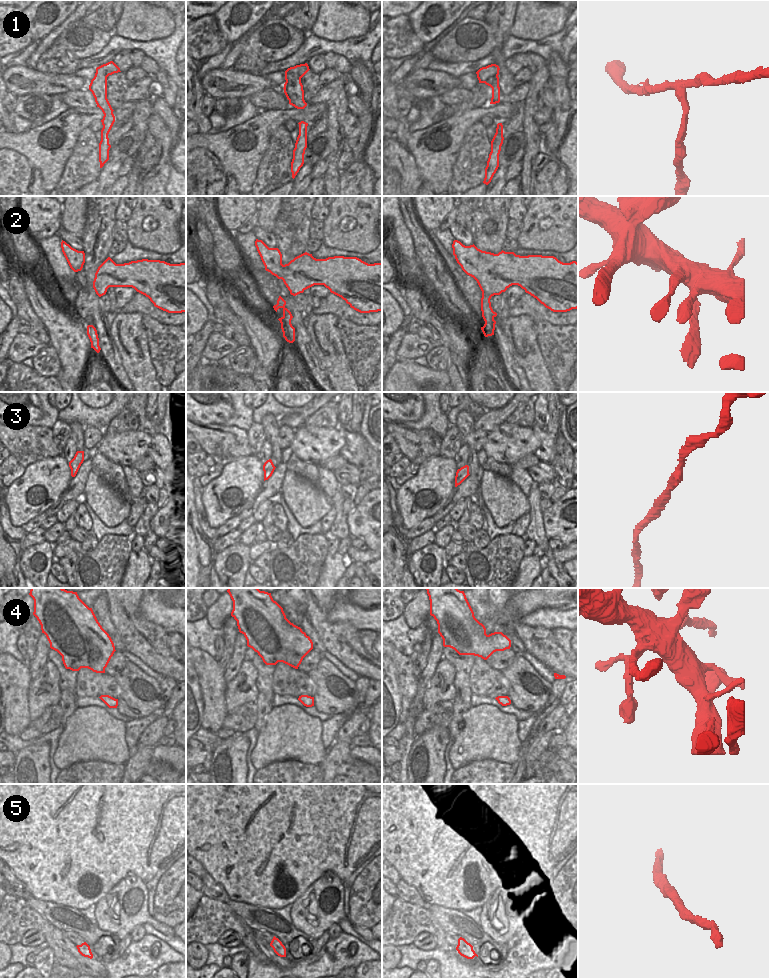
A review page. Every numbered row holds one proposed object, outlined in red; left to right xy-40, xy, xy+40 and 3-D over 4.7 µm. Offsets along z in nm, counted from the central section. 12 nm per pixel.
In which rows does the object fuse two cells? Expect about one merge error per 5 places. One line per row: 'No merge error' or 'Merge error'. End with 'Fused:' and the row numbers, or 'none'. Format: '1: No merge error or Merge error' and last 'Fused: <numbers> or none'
1: Merge error
2: No merge error
3: No merge error
4: No merge error
5: No merge error
Fused: 1

